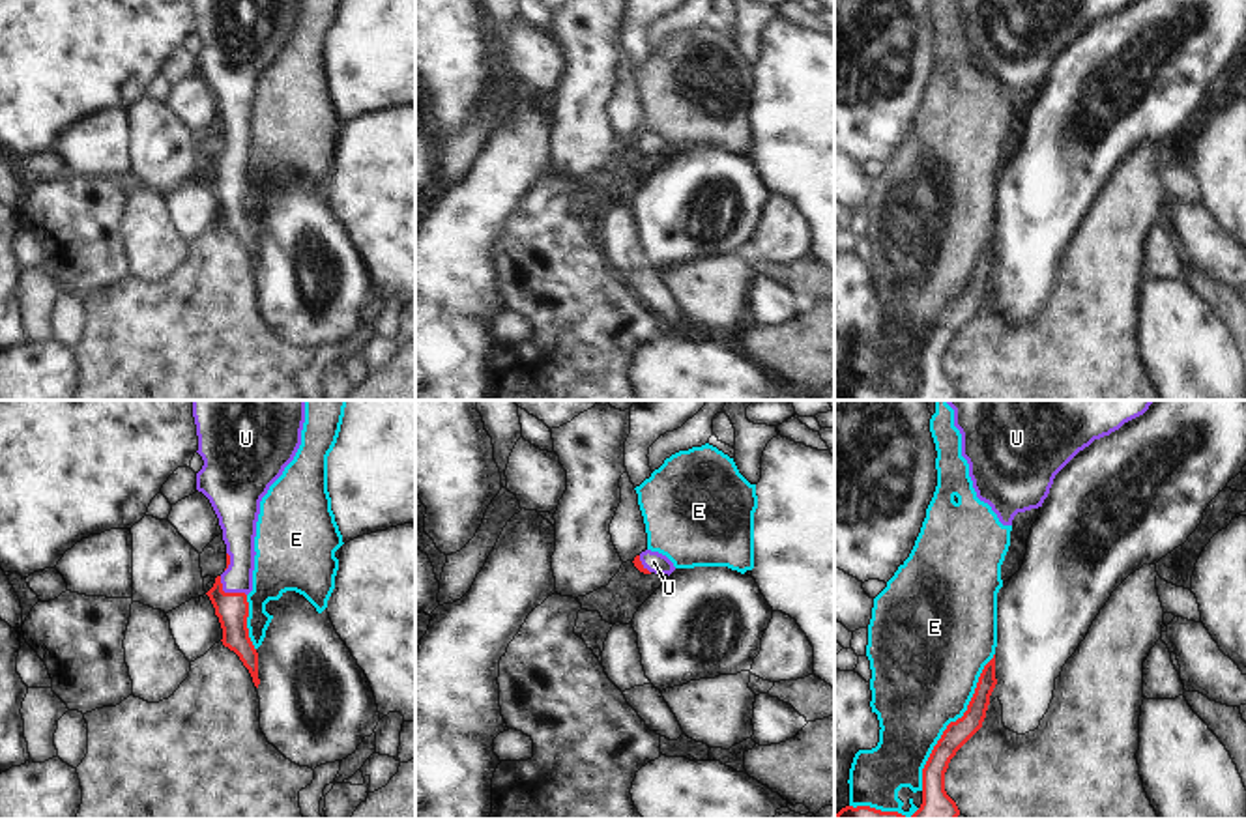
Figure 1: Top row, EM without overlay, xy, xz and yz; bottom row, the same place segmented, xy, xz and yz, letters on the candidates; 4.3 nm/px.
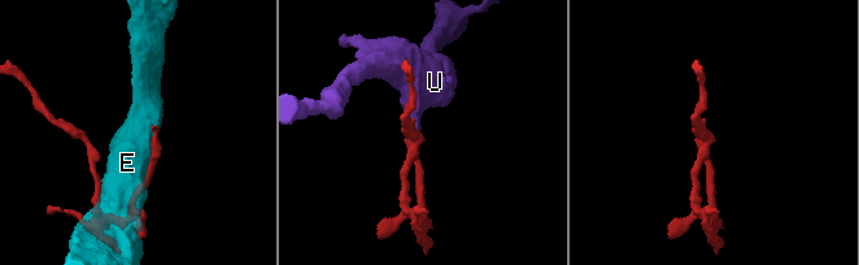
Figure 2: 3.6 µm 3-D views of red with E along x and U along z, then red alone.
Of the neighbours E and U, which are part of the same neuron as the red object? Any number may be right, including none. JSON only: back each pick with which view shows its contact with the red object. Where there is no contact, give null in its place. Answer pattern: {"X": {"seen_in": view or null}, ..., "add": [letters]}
{"U": {"seen_in": "xy"}, "add": ["U"]}

